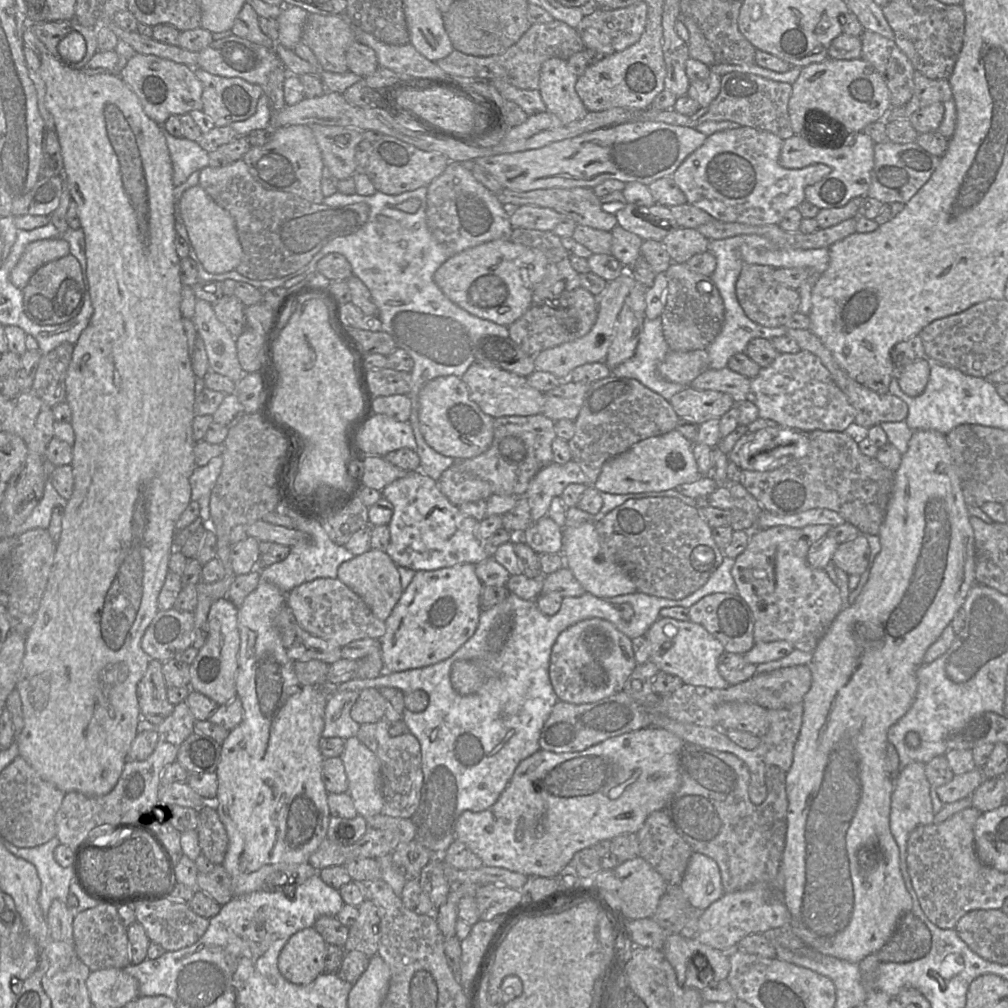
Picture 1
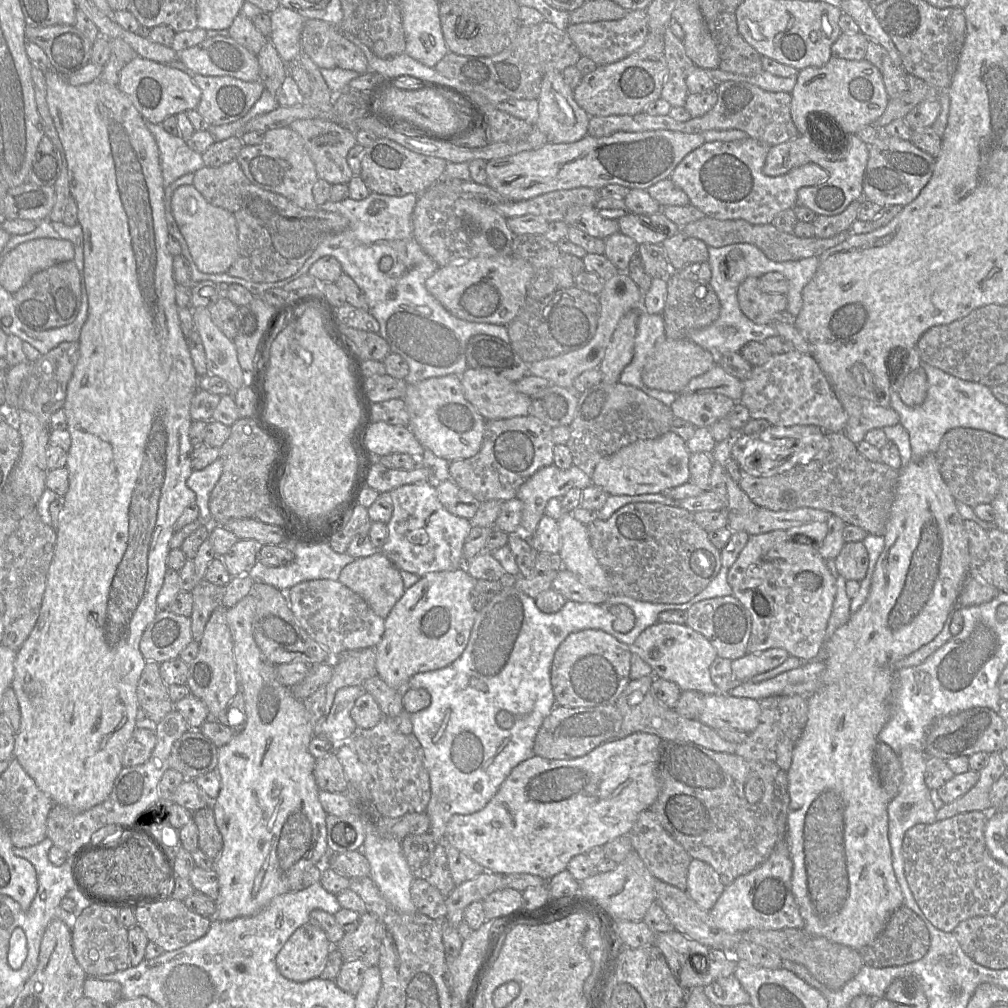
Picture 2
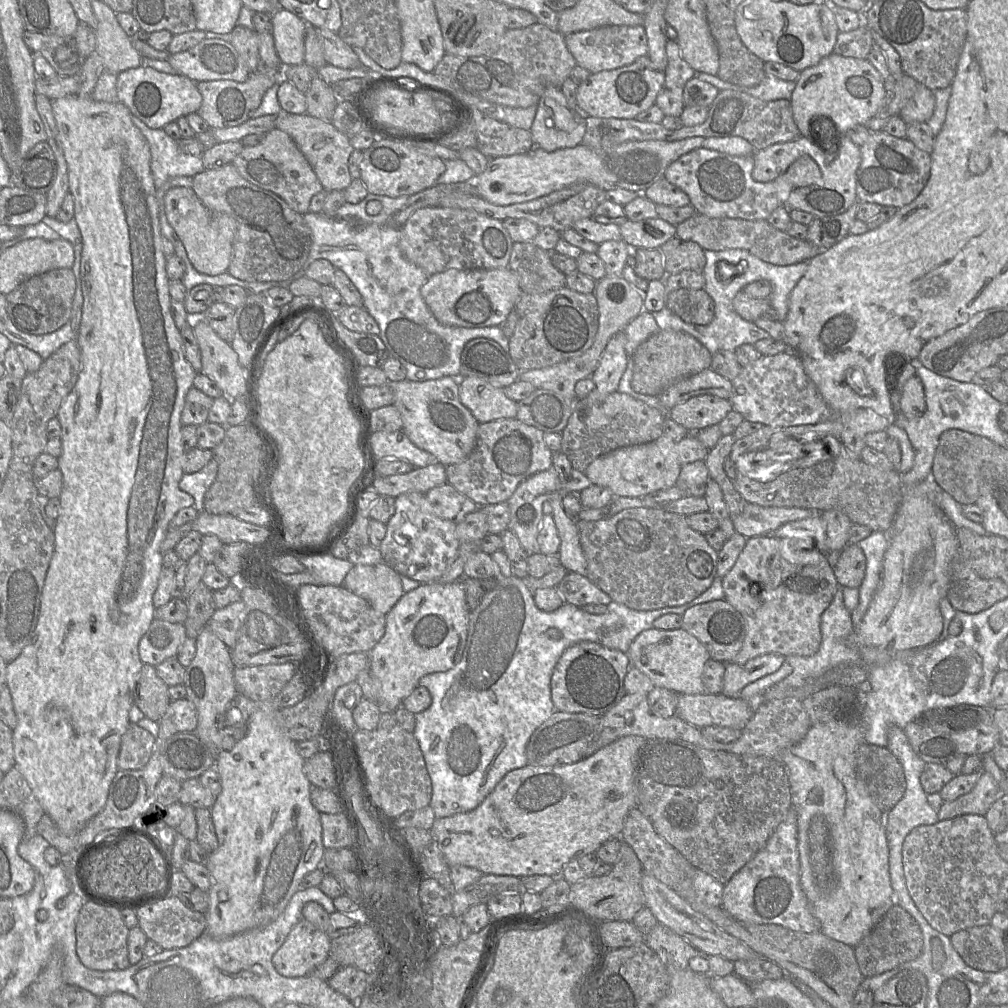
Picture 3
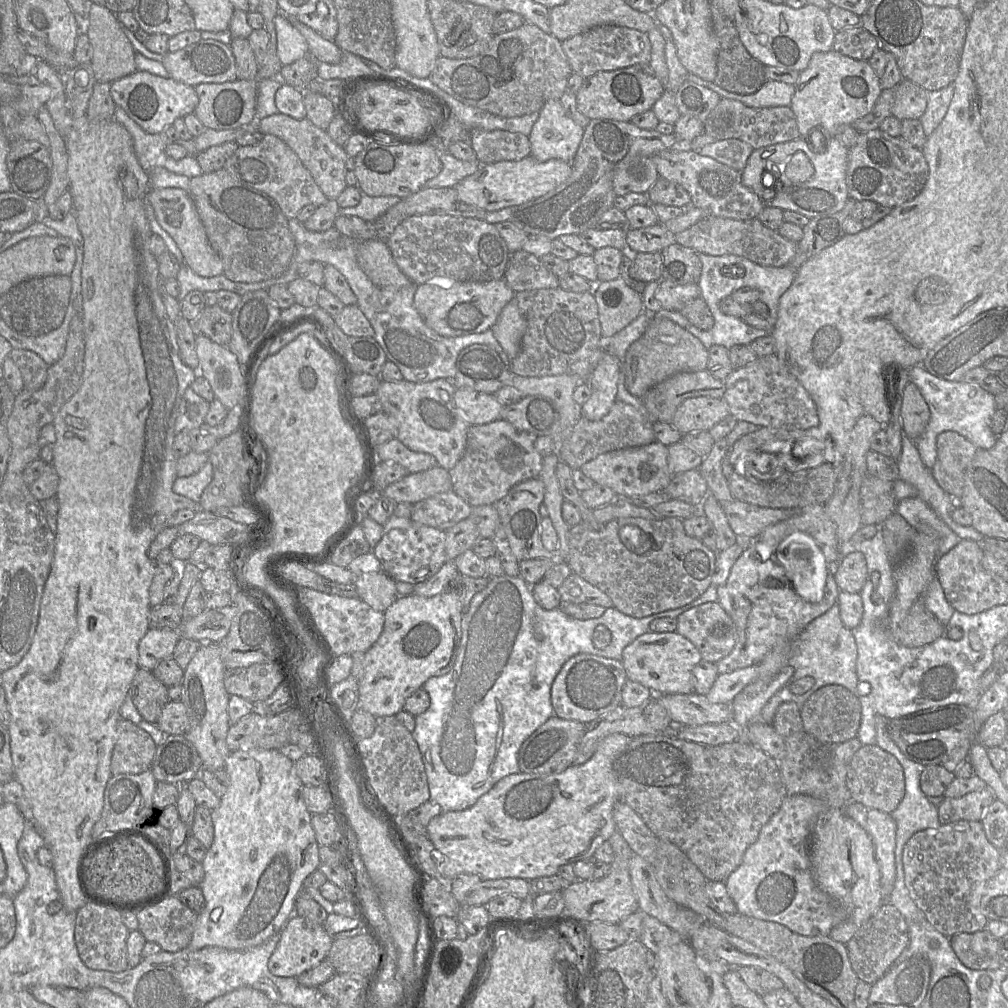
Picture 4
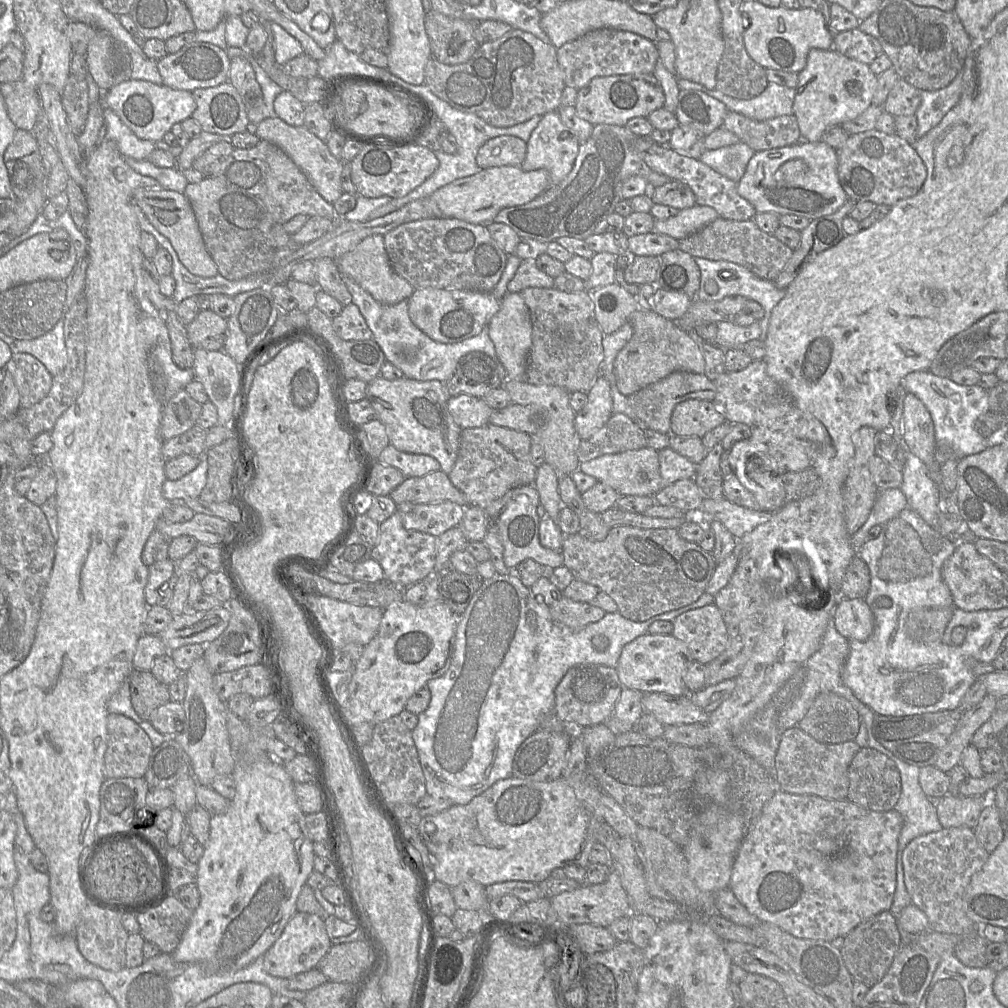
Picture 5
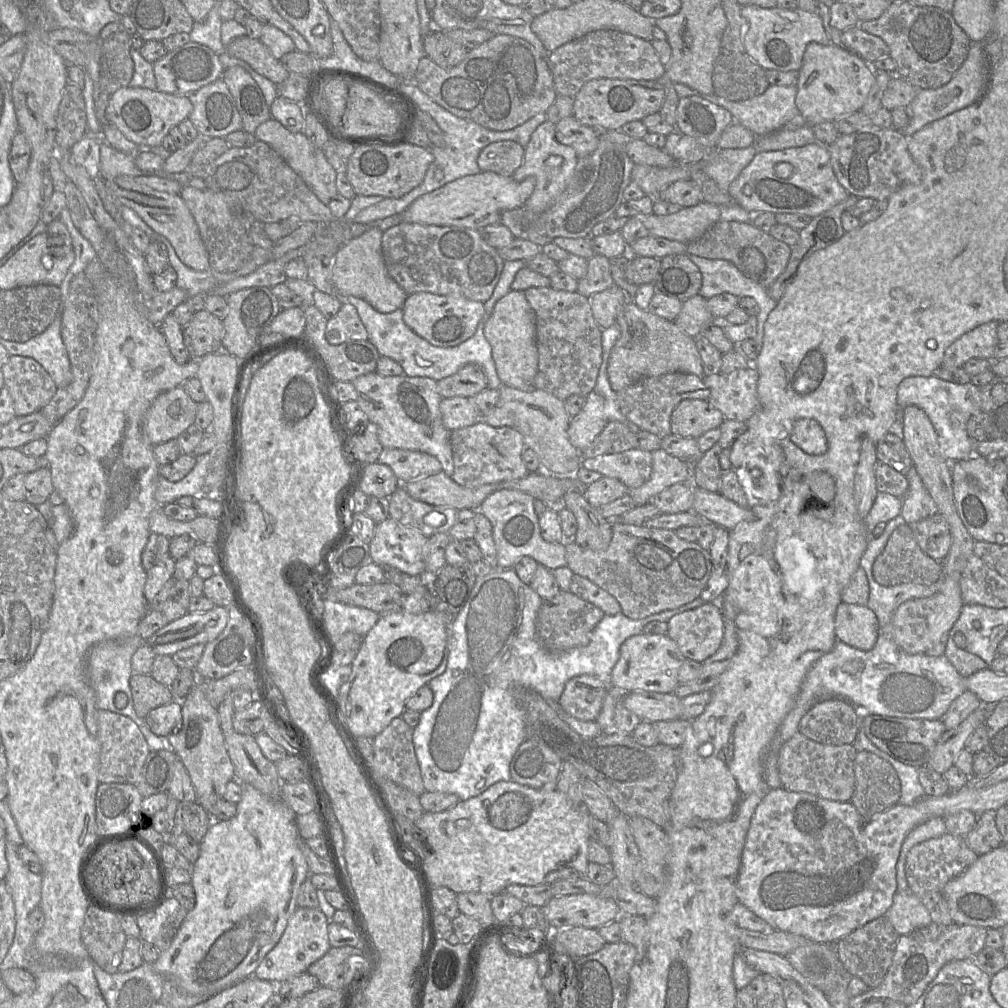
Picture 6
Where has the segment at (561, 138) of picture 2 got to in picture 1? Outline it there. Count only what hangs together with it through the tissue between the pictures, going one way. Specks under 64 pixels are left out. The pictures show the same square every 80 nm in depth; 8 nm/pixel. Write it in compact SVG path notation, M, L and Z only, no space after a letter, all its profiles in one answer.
M551 58L544 62L540 72L539 92L546 110L562 122L582 119L588 112L575 86L578 77L569 70L568 62Z

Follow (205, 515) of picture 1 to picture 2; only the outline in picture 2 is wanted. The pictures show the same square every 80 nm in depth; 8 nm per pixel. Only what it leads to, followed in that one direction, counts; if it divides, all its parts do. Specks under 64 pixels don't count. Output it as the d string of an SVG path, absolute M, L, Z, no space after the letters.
M218 457L202 470L193 470L186 484L195 493L195 503L199 507L198 519L205 524L212 524L208 502L212 489L222 473L222 460Z

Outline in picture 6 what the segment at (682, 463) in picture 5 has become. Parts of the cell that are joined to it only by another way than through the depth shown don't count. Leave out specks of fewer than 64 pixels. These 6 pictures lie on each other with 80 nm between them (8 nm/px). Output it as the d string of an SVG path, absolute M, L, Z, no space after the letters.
M663 449L652 452L652 471L650 478L641 486L628 489L627 494L636 506L647 504L664 489L683 482L692 483L692 466L668 454Z

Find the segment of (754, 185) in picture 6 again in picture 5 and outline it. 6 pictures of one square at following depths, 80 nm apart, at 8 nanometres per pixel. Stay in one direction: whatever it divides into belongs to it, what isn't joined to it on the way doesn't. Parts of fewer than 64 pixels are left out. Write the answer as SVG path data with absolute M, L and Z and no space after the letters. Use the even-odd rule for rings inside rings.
M802 140L780 148L757 151L749 160L742 178L737 182L737 192L754 207L757 213L793 214L809 219L830 215L837 211L848 199L847 194L839 182L837 164L836 149L823 141L808 142ZM791 159L802 159L807 164L807 171L802 179L786 182L779 171L779 167Z

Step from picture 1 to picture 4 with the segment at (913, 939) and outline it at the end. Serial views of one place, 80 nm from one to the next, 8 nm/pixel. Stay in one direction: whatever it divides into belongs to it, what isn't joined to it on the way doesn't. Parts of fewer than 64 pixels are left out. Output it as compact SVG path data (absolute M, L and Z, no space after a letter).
M886 901L845 946L851 966L859 980L872 986L892 967L908 943L909 932L905 918L894 905Z

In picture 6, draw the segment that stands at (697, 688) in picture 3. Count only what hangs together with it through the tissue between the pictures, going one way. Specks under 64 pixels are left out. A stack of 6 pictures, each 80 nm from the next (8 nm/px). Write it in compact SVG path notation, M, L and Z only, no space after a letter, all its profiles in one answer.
M640 633L631 636L620 647L619 659L609 676L610 686L622 693L673 693L679 685L678 673L685 659L677 644L667 634Z

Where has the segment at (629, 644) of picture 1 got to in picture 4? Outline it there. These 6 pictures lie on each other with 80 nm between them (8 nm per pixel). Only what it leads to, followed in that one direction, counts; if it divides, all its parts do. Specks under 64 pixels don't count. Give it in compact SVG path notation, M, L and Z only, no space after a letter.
M580 653L569 658L555 677L551 688L554 715L587 724L616 709L622 700L627 674L621 660Z

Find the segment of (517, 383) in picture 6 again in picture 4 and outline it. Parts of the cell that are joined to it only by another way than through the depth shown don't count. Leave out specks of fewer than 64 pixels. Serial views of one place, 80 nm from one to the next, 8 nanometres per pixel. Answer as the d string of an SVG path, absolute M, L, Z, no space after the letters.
M515 293L515 297L502 309L496 323L490 328L505 351L509 363L520 350L526 327L526 320L519 309Z

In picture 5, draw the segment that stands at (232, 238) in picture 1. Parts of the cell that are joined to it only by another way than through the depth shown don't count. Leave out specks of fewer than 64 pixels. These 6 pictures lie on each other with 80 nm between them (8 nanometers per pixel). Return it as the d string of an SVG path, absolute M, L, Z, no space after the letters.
M138 188L133 193L133 202L142 209L150 223L170 240L180 261L190 273L202 278L214 277L219 273L205 246L192 206L184 193Z

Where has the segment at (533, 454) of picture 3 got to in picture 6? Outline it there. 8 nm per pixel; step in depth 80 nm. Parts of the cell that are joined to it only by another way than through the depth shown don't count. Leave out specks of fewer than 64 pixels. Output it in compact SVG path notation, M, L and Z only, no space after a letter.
M478 421L474 425L451 431L450 443L454 463L451 478L462 487L476 488L516 480L529 473L522 459L523 450L526 449L523 436L513 427L492 427Z

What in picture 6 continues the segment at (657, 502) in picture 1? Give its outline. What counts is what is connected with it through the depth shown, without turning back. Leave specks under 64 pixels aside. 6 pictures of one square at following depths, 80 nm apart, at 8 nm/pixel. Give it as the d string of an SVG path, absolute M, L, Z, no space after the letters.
M614 522L612 526L612 537L611 541L606 549L603 550L591 550L586 549L576 544L573 539L565 540L566 548L566 560L568 568L577 575L585 577L592 581L594 584L607 591L609 594L614 596L621 606L621 612L630 619L643 619L652 614L656 614L666 610L672 610L682 605L692 602L698 598L706 587L708 580L710 579L713 572L713 565L709 550L703 549L697 542L688 542L679 538L674 530L670 529L658 529L649 528L643 525L636 526L630 524L624 524L621 522Z

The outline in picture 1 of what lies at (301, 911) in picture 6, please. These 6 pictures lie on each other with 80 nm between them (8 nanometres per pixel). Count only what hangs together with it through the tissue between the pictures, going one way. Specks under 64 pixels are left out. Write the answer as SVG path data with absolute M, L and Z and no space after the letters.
M314 927L293 934L278 956L281 975L296 985L308 985L324 972L327 944Z

